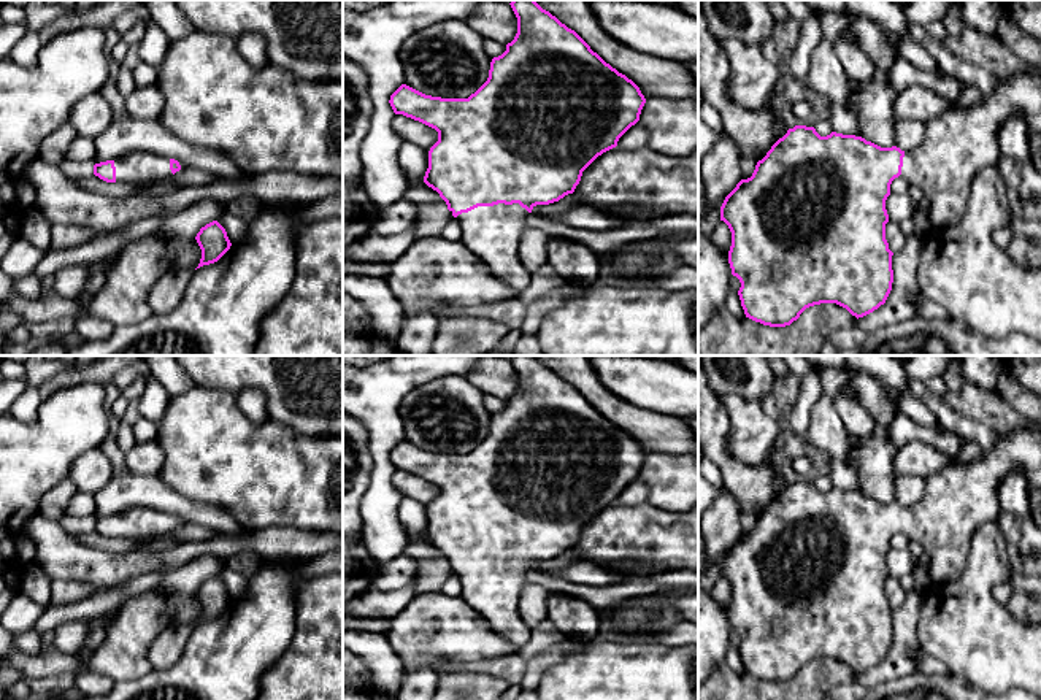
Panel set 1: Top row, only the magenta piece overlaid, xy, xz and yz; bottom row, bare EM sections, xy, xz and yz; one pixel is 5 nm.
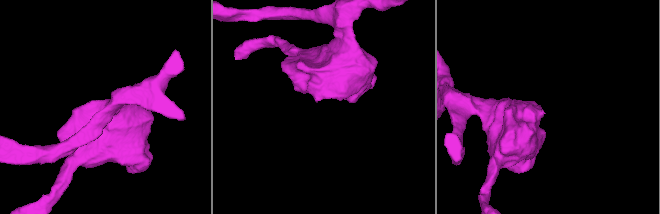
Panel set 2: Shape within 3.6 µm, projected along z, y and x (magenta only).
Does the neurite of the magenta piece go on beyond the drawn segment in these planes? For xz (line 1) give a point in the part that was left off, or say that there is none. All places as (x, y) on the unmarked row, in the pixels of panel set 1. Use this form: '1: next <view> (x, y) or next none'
1: next xz (492, 589)

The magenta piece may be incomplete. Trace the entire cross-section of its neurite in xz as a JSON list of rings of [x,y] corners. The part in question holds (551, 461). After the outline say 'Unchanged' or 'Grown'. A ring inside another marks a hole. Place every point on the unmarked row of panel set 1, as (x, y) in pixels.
[[[513,356],[509,360],[517,373],[517,389],[514,395],[506,400],[506,406],[492,414],[489,433],[474,449],[468,454],[441,454],[425,451],[406,440],[401,440],[390,451],[389,459],[395,470],[403,470],[419,476],[438,487],[438,497],[428,506],[428,524],[425,527],[424,538],[440,549],[440,552],[446,557],[449,568],[459,576],[460,597],[474,611],[478,611],[501,638],[520,649],[532,637],[532,629],[519,614],[520,592],[527,584],[527,579],[524,578],[525,571],[532,568],[536,560],[549,560],[559,557],[568,549],[573,549],[581,537],[582,527],[598,511],[616,503],[619,494],[640,476],[646,454],[632,435],[606,419],[574,386],[568,384],[549,367],[543,365],[535,356]]]. Grown

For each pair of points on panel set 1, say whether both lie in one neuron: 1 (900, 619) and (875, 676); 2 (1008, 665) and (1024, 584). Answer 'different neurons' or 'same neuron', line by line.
1: same neuron
2: different neurons

